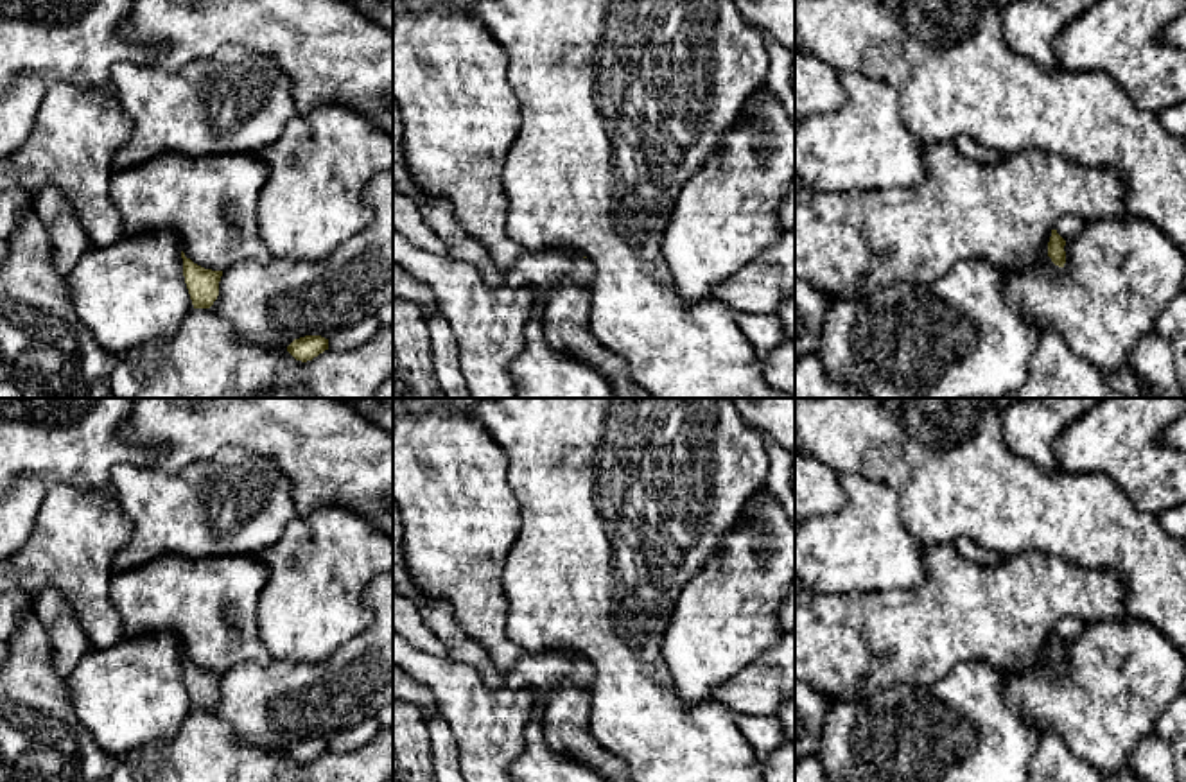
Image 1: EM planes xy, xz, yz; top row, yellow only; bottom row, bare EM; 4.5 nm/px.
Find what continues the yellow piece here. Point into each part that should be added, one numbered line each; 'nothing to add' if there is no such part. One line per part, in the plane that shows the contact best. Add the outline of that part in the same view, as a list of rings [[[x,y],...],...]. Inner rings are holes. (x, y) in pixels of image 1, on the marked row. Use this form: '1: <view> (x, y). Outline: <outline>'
1: yz (1068, 228). Outline: [[[1060,217],[1055,221],[1053,230],[1066,240],[1073,240],[1084,230],[1084,221],[1078,217]]]

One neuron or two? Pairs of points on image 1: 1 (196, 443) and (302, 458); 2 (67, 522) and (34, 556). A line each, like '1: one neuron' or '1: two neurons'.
1: one neuron
2: one neuron

